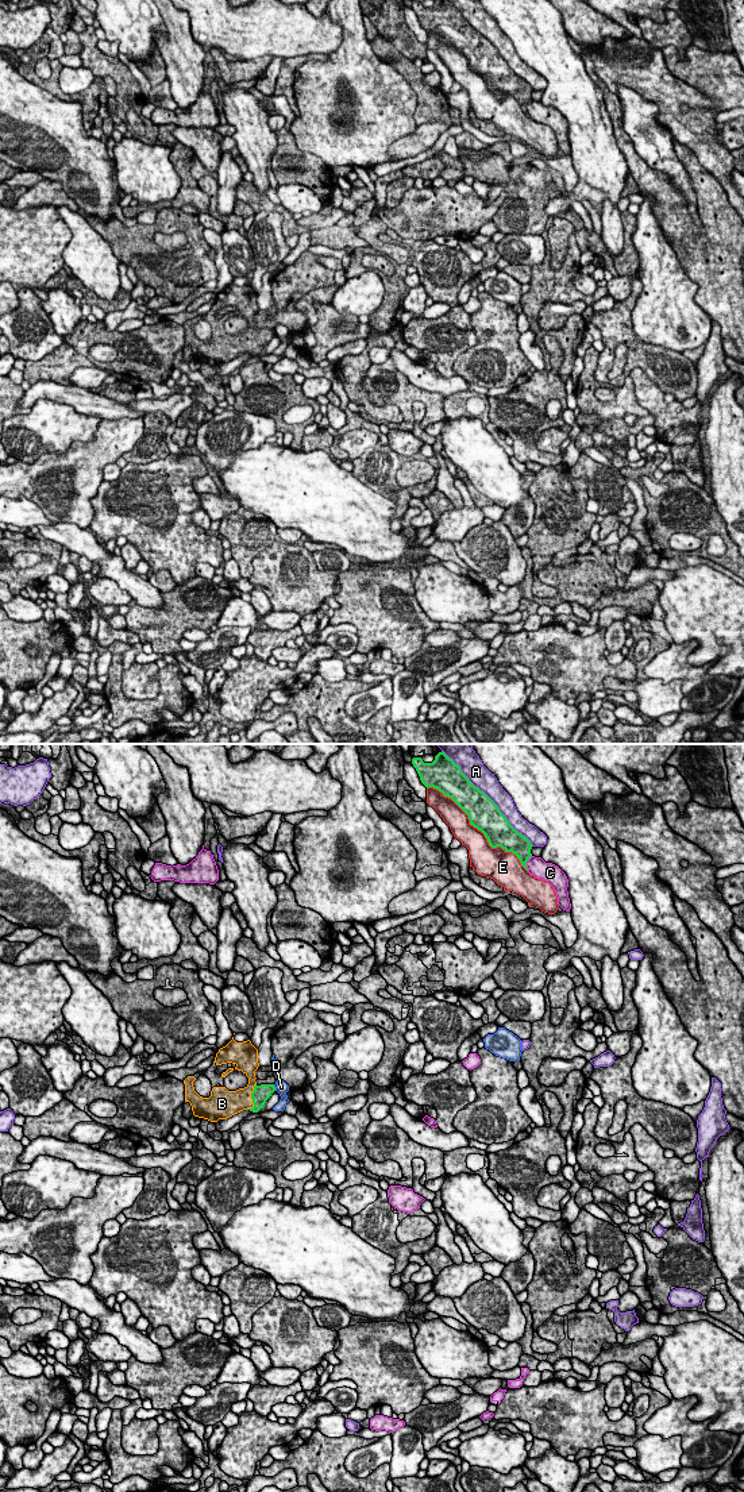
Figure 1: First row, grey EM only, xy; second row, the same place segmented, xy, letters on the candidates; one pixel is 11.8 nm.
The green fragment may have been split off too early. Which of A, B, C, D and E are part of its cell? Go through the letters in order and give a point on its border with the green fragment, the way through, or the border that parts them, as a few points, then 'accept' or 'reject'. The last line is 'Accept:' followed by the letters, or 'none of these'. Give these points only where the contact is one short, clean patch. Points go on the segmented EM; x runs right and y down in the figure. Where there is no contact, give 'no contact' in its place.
A: meets green in xy at (489, 798); reject
B: meets green in xy at (251, 1098); accept
C: meets green in xy at (525, 863); reject
D: meets green in xy at (274, 1087); reject
E: meets green in xy at (480, 829); reject
Accept: B

